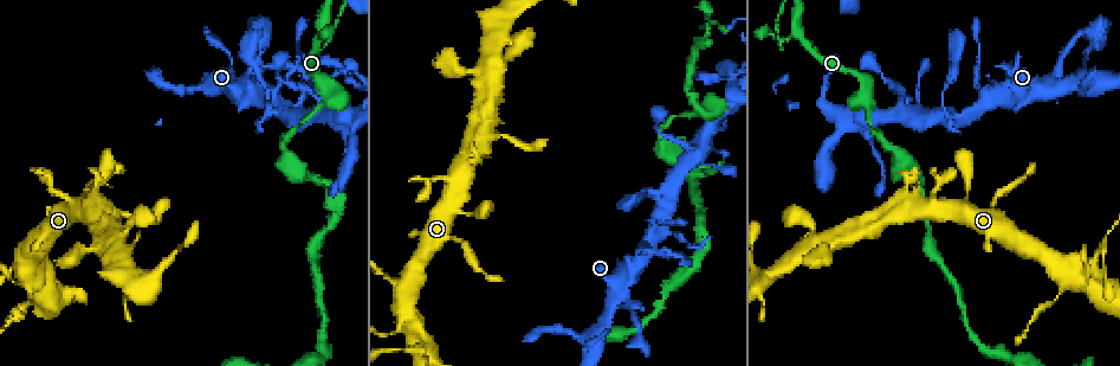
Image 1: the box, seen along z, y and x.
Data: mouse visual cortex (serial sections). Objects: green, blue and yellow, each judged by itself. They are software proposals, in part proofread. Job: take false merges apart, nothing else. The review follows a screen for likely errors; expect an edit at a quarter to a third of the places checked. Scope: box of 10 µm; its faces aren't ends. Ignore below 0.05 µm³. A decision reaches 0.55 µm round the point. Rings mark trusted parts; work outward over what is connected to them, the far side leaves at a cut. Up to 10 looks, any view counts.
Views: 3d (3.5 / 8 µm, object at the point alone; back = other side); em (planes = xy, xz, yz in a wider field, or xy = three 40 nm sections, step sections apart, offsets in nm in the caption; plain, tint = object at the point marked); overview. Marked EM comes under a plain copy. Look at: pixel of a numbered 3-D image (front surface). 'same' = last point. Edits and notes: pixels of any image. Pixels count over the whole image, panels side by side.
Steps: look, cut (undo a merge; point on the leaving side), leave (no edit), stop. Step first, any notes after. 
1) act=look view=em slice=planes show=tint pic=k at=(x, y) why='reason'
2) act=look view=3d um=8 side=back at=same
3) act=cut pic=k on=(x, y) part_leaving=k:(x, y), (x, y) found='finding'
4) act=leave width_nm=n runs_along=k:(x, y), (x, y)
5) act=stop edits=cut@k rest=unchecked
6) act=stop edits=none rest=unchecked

act=look view=3d um=8 pic=1 at=(799, 34) why='abrupt turn'

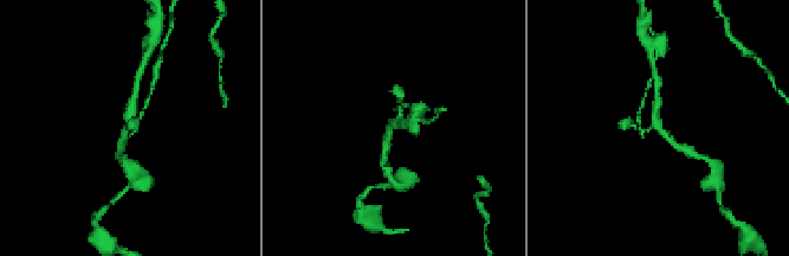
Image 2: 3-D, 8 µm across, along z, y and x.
act=look view=em slice=xy step=3 show=tint at=same

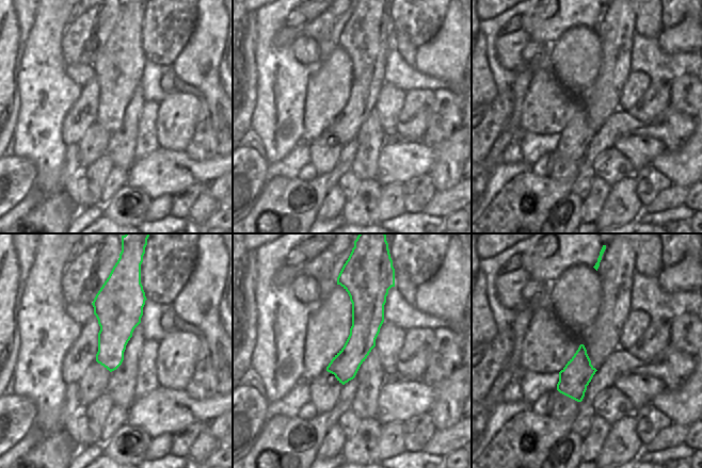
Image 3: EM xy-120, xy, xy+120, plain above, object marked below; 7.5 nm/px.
act=leave arms=3 arm_widths_nm=100,200,250 runs_along=3:(344, 283), (361, 299), (361, 341), (341, 380) found='one cell here'

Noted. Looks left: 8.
act=look view=3d um=3.5 pic=1 at=(694, 115) why='thick turns thin'

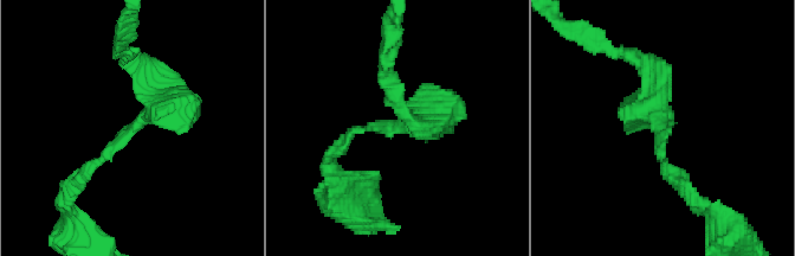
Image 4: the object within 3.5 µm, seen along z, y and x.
act=look view=em slice=xy step=2 show=tint pic=4 at=(397, 129) why='now the EM'

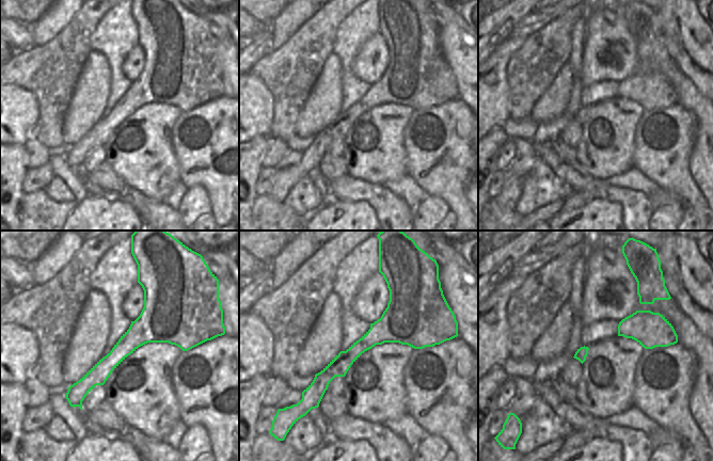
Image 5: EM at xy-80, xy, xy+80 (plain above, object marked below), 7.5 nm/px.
act=leave runs_along=4:(147, 68), (161, 104), (78, 181) found='all the same cell'

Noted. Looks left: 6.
act=look view=3d um=3.5 pic=1 at=(627, 299)

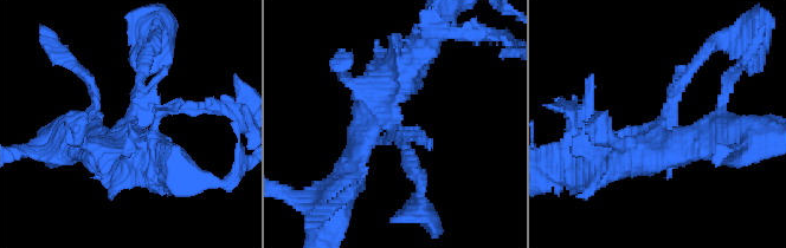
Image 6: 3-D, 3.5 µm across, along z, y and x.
act=look view=em slice=xy step=1 show=tint pic=6 at=(661, 118) arm_widths_nm=150,250 why='now the EM'

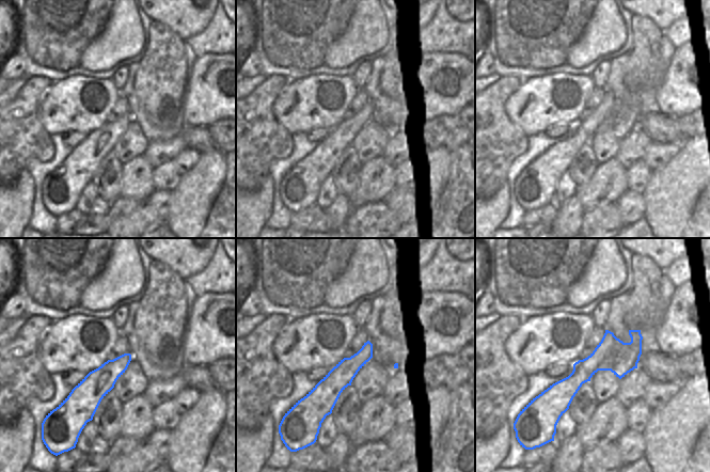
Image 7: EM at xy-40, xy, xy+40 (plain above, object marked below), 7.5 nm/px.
act=leave found='all the same cell'

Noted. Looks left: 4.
act=look view=3d um=3.5 pic=1 at=(1101, 248) why='sudden change in width'

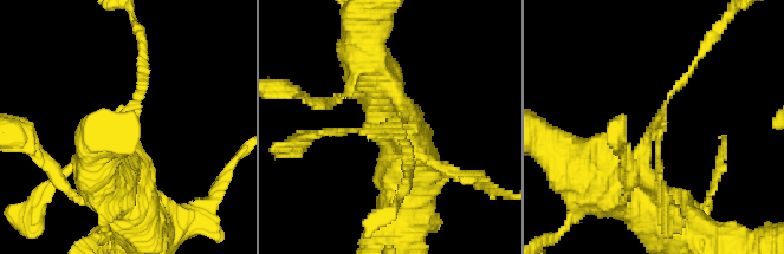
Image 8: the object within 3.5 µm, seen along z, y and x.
act=leave arm_widths_nm=100,100,350 runs_along=8:(378, 83), (401, 119), (332, 131) found='one cell here'

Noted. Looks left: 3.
act=stop edits=none rest=unchecked

